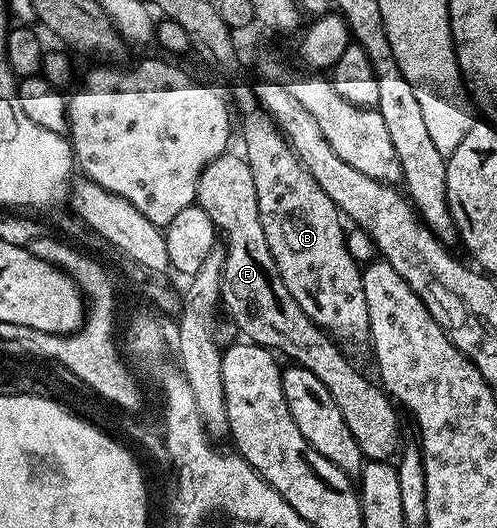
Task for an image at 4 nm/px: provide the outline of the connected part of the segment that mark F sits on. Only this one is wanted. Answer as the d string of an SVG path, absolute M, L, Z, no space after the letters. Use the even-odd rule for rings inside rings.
M225 152L207 164L199 176L195 196L205 215L213 219L225 246L222 308L225 313L227 309L248 342L281 355L283 353L295 359L300 368L313 371L317 379L329 388L335 408L341 411L343 421L366 460L394 458L403 441L394 402L376 382L371 383L353 367L345 357L345 351L313 324L309 315L297 307L297 299L289 295L289 287L285 287L285 279L281 279L281 271L269 251L269 243L265 243L265 231L257 211L257 186L253 183L253 171L249 171L247 158L235 153Z

